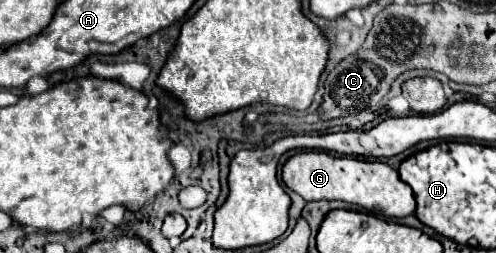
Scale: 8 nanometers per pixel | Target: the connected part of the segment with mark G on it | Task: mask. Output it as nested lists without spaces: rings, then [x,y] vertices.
[[[306,151],[286,161],[282,181],[306,201],[346,201],[384,217],[406,217],[416,209],[412,189],[400,181],[400,175],[394,167],[382,161],[362,161],[354,157],[336,157],[322,151]]]

